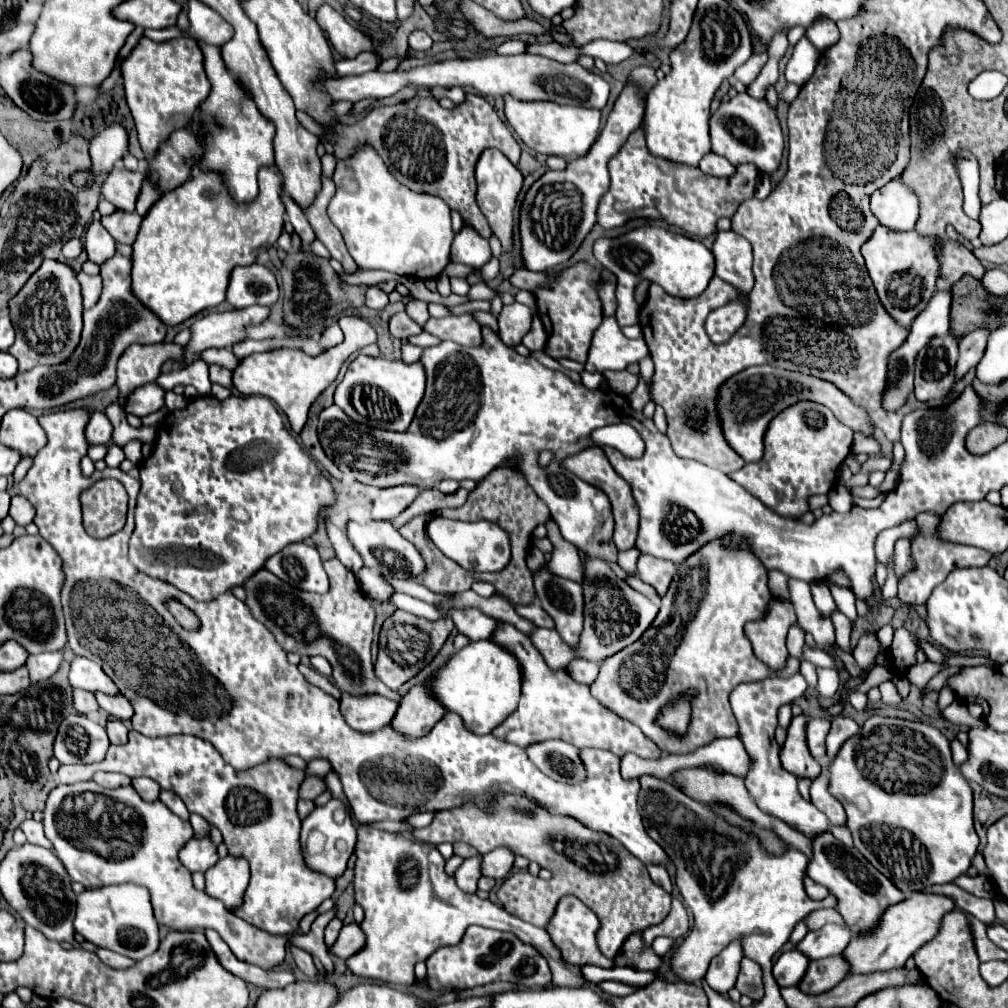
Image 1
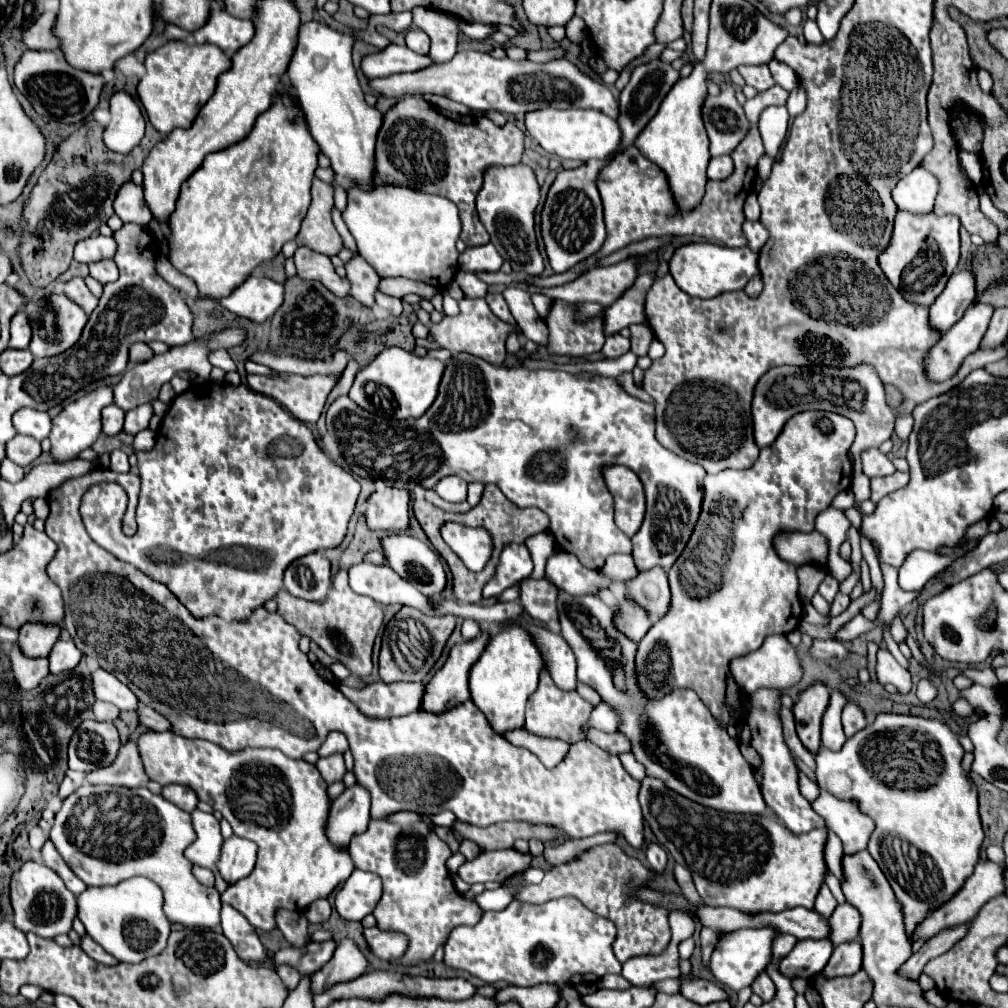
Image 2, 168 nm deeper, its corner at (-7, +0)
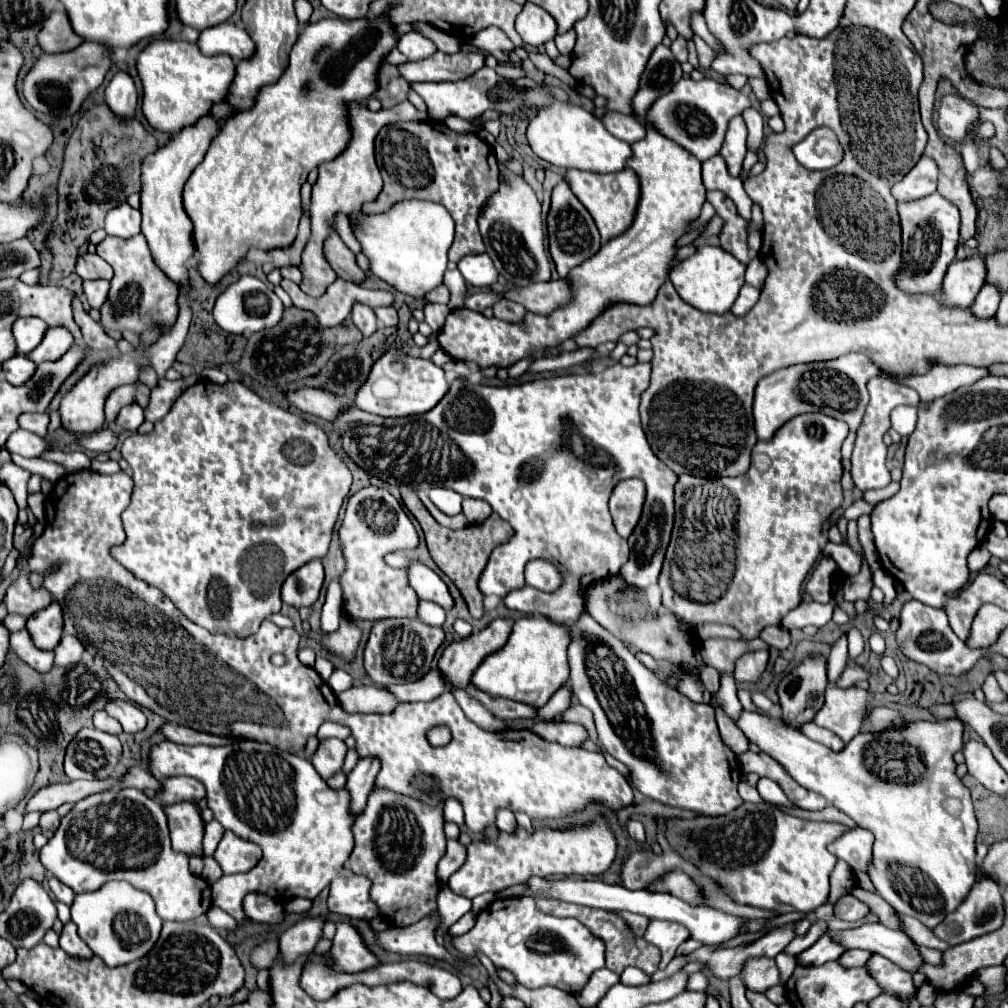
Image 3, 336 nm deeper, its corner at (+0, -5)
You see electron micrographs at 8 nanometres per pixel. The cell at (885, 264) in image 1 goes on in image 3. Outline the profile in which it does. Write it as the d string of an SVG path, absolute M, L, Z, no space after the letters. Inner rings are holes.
M939 193L919 201L901 203L897 211L901 219L901 269L893 277L895 285L905 293L937 293L947 267L955 259L959 241L959 211Z

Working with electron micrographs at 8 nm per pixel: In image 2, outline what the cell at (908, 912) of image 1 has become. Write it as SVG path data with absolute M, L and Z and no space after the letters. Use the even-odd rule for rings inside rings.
M980 860L980 862L976 864L974 874L964 882L962 890L960 890L948 904L944 904L944 906L938 908L932 916L928 916L926 922L918 924L914 936L924 936L924 938L928 938L928 936L940 932L940 928L948 928L948 924L960 924L960 920L972 920L972 918L978 914L978 910L980 910L992 896L1004 894L1004 890L1006 890L1004 872L1006 872L1006 866L1004 866L1004 864L996 864L996 862L992 862L992 860Z

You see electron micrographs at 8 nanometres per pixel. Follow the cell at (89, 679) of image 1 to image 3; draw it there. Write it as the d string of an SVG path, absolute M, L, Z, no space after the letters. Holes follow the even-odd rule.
M123 699L109 701L109 705L105 705L105 711L123 725L123 731L125 733L137 733L147 723L147 719L141 713L141 709L137 709L133 703L123 701Z

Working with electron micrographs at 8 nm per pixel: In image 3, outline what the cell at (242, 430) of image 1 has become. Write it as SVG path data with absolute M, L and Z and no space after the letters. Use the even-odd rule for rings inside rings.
M199 379L195 385L191 385L187 391L183 391L177 397L171 411L165 415L163 421L155 423L155 429L151 433L129 435L123 441L121 451L123 451L123 459L133 469L135 489L131 495L131 505L123 513L123 527L125 527L127 539L123 545L113 547L111 555L123 567L127 567L131 573L137 573L137 579L161 589L177 605L177 609L183 611L183 615L187 619L191 619L193 623L213 631L213 633L225 633L231 637L253 635L259 629L263 619L267 619L273 613L279 613L279 609L281 609L281 583L285 581L285 577L291 571L305 565L307 561L321 559L327 555L331 539L333 539L333 527L337 523L343 501L349 497L349 489L351 489L351 471L347 469L343 459L337 457L335 451L329 447L327 435L321 431L321 427L317 427L315 423L305 421L303 417L293 415L293 413L289 413L289 411L285 411L273 403L263 401L261 397L257 397L251 389L247 389L239 381L229 381L225 385L217 385L209 379ZM247 547L249 547L249 555L253 555L253 589L251 589L251 561L249 561L249 583L241 577L241 561L247 555Z

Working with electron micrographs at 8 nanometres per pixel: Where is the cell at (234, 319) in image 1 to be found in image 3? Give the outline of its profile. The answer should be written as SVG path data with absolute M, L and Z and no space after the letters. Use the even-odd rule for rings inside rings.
M129 383L129 385L119 385L117 389L113 389L105 401L105 415L107 415L107 423L113 423L113 419L117 417L119 409L133 403L137 395L137 383Z

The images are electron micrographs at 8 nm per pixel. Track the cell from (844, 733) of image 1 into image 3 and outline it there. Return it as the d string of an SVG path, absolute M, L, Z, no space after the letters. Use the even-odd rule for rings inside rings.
M827 687L825 705L815 715L815 723L825 727L841 737L843 743L849 743L857 733L861 733L865 719L867 691L861 687L839 689Z

